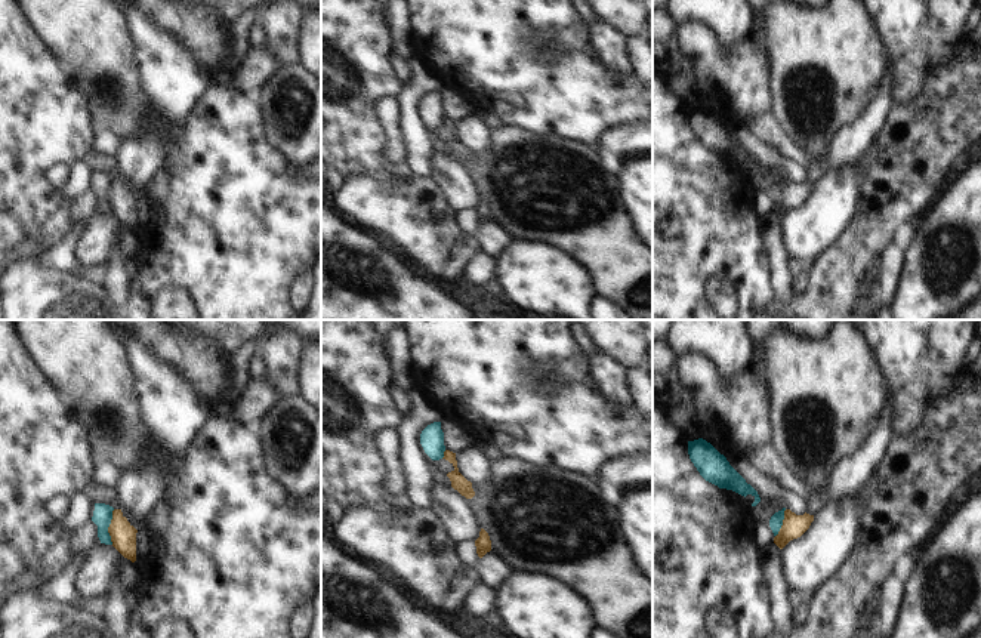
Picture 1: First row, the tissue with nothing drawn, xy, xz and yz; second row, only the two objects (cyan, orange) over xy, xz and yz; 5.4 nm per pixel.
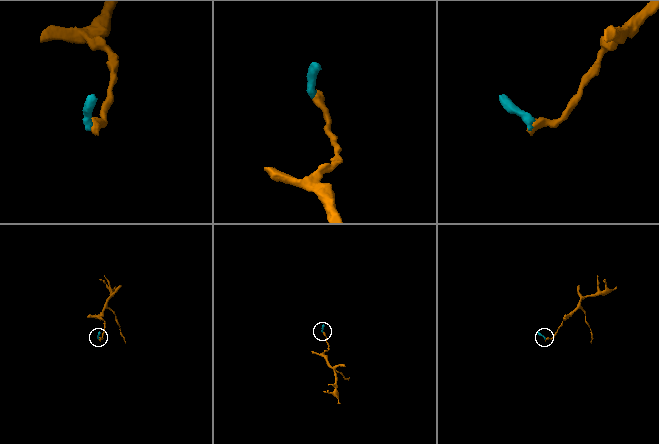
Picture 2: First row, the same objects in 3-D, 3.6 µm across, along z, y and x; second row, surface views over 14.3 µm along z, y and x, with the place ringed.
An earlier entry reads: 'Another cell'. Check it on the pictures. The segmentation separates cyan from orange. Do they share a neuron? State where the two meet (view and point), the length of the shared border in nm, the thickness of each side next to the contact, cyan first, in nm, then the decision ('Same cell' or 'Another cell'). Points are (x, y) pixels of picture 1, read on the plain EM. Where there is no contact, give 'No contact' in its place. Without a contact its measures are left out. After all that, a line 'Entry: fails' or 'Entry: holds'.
Touches cyan at xy (108, 194). Shared border 190 nm. Thickness 110 nm (cyan) against 140 nm. Another cell
Entry: holds

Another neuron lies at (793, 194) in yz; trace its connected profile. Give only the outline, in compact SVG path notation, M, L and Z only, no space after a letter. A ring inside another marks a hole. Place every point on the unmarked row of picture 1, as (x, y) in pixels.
M790 178L784 179L783 194L778 203L774 206L774 212L783 218L790 209L800 206L814 189L814 184L803 182L796 184Z

